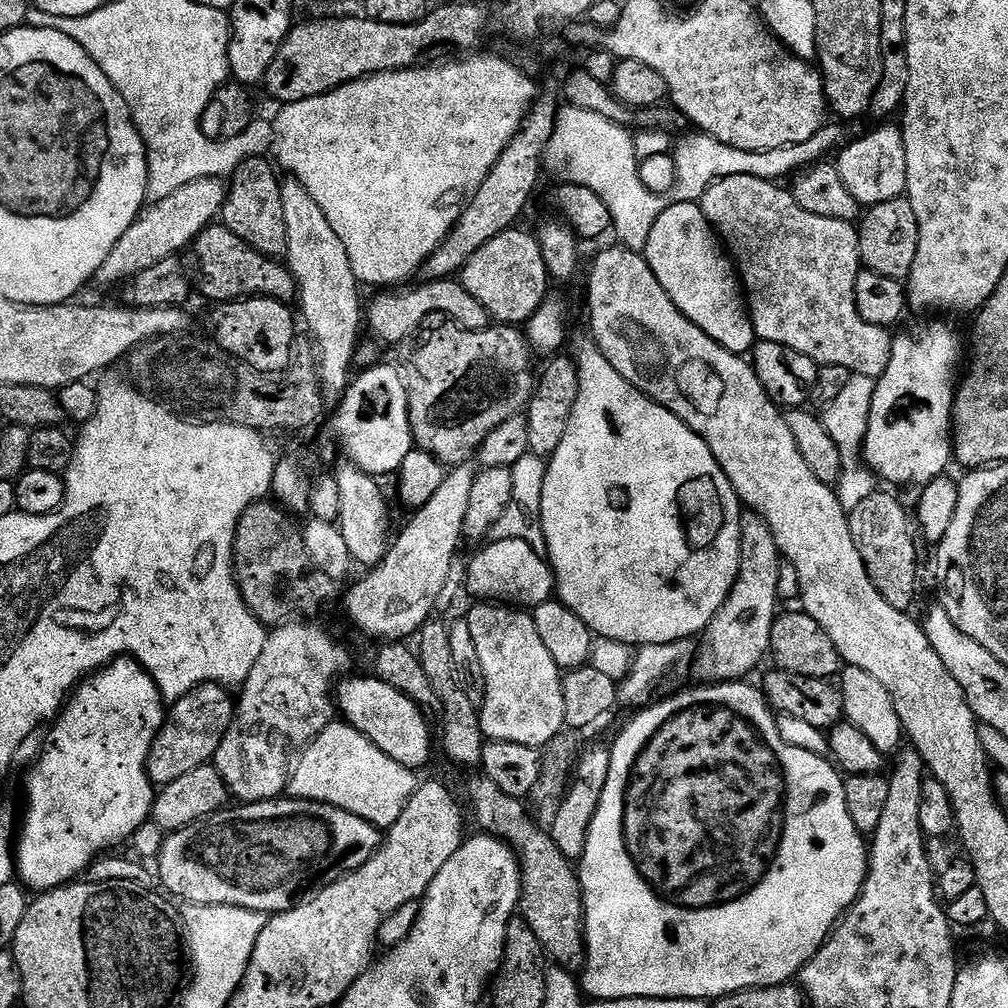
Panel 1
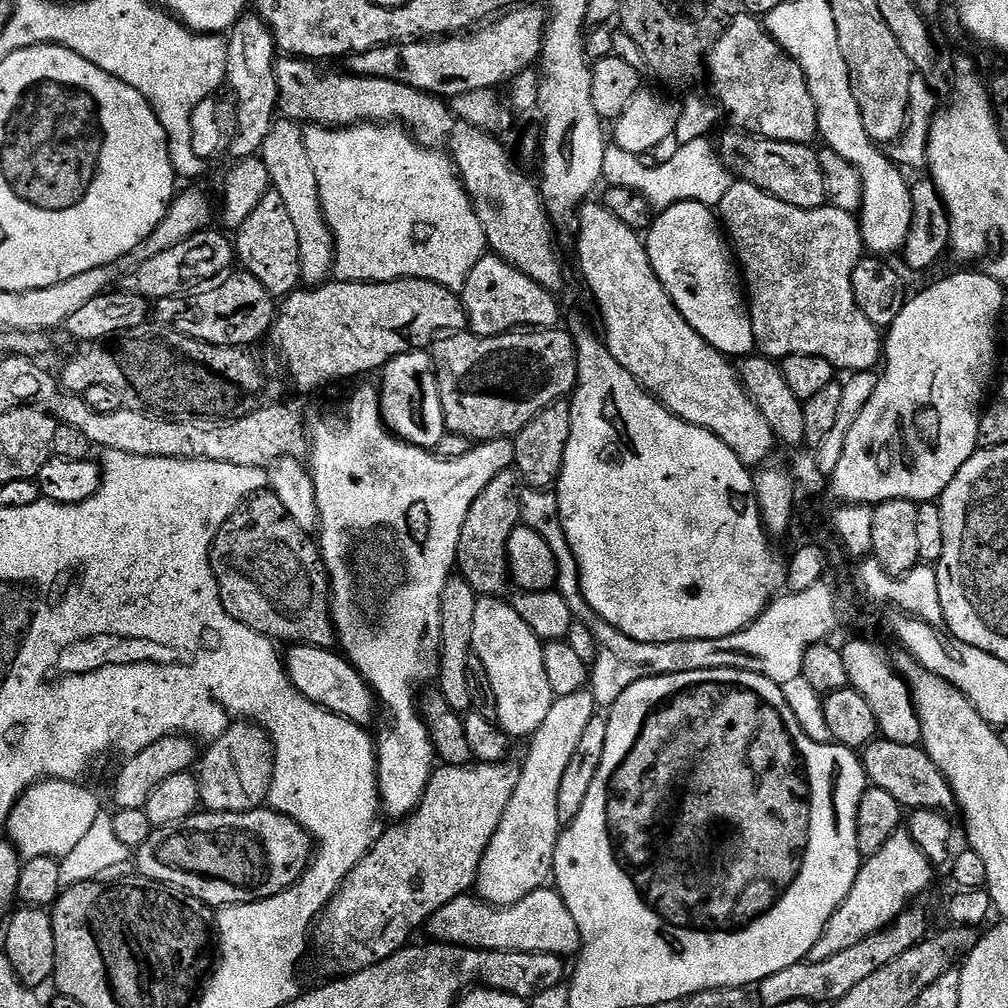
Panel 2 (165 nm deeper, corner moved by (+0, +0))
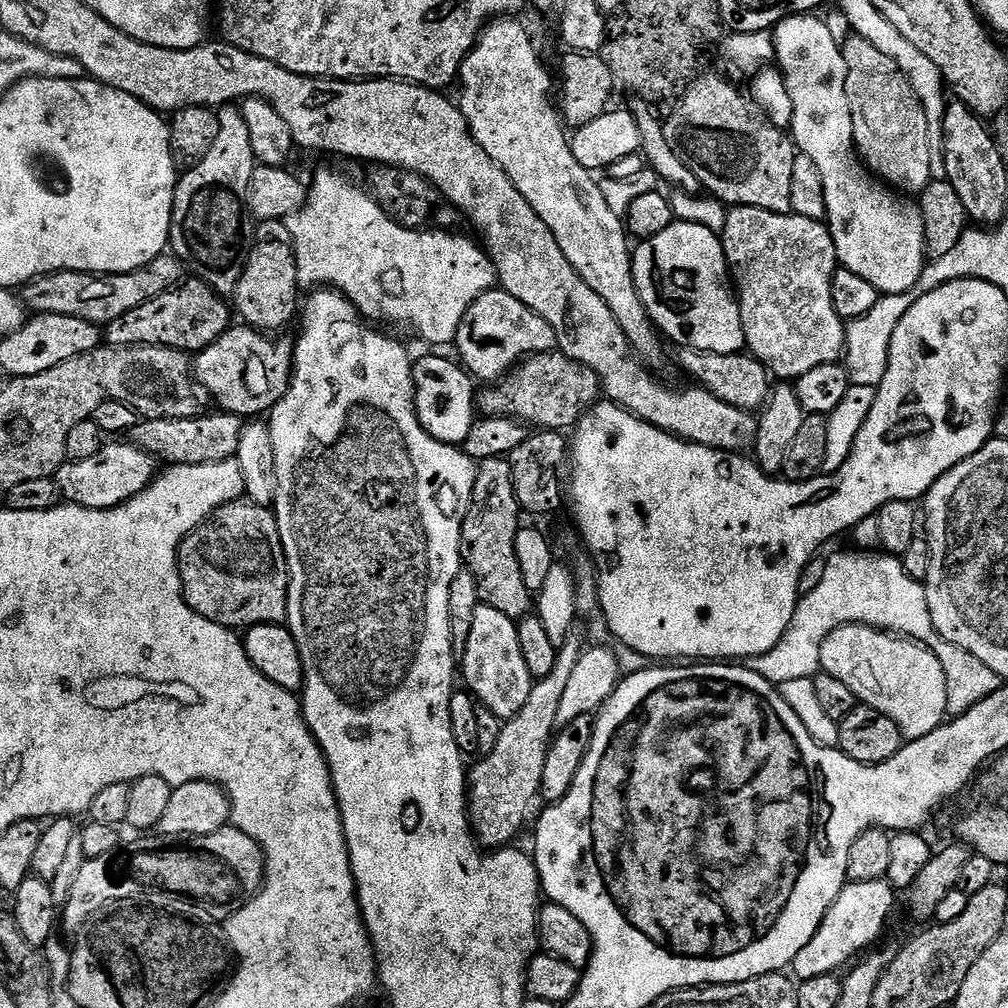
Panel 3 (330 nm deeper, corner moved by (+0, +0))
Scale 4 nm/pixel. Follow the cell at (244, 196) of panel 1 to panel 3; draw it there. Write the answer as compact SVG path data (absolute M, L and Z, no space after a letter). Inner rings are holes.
M266 220L257 223L254 228L254 239L248 250L248 261L242 270L242 278L234 293L234 312L241 316L245 325L251 326L265 334L273 334L284 328L298 316L298 270L296 269L296 251L292 245L288 225L283 220Z

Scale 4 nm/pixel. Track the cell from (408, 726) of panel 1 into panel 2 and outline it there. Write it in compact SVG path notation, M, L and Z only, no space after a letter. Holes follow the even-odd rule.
M297 644L287 650L288 680L298 692L310 702L322 706L328 712L333 712L335 716L349 720L351 724L368 726L372 720L372 711L378 708L377 701L359 673L341 655L326 648L314 648L311 644Z

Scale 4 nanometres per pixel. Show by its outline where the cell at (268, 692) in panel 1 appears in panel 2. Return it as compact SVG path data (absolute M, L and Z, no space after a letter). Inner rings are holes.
M248 722L233 723L231 728L211 741L207 748L208 753L205 756L203 753L198 760L200 804L210 812L250 812L253 808L261 807L262 801L269 793L268 783L272 780L272 761L261 729Z

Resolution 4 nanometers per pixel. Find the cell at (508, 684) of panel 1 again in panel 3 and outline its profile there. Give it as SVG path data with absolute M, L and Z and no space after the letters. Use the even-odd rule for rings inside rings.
M481 604L474 610L474 626L466 631L463 641L462 680L468 683L465 684L467 691L501 722L514 718L514 714L526 706L534 683L530 670L526 670L526 658L522 658L522 646L518 646L516 625L517 621L506 614Z

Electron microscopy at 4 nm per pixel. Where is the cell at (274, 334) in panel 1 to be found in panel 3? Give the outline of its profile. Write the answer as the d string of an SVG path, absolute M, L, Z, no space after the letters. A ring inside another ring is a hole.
M185 279L175 288L156 293L123 318L114 318L114 322L106 325L107 343L114 348L123 344L164 344L195 354L214 343L230 327L230 304L224 300L227 299L204 281Z

